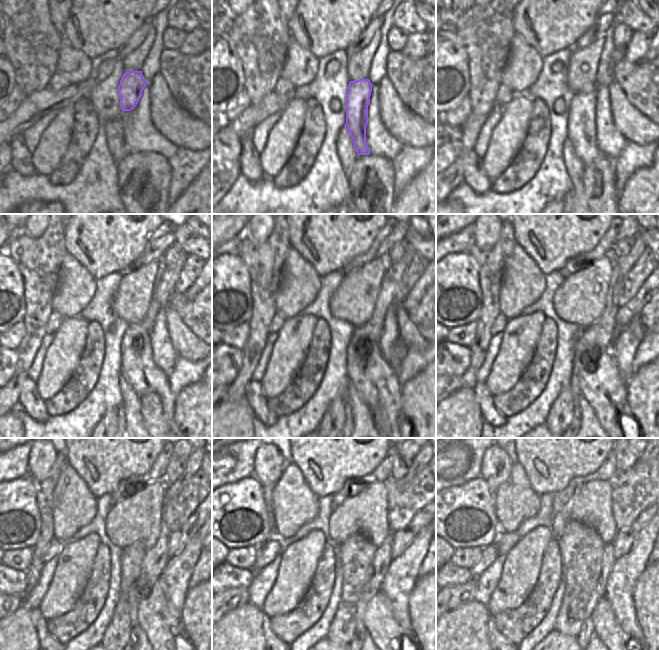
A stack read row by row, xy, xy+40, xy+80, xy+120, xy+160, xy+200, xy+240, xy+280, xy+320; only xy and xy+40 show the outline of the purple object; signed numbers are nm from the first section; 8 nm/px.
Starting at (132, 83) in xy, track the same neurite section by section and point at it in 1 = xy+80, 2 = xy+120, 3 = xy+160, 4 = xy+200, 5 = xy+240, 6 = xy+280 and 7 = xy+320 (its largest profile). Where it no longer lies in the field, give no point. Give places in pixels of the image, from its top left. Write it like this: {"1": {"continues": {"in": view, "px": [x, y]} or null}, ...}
{"1": {"continues": {"in": "xy+80", "px": [582, 119]}}, "2": {"continues": {"in": "xy+120", "px": [144, 376]}}, "3": {"continues": {"in": "xy+160", "px": [376, 381]}}, "4": {"continues": {"in": "xy+200", "px": [594, 374]}}, "5": {"continues": {"in": "xy+240", "px": [163, 630]}}, "6": {"continues": {"in": "xy+280", "px": [387, 635]}}, "7": {"continues": {"in": "xy+320", "px": [608, 630]}}}

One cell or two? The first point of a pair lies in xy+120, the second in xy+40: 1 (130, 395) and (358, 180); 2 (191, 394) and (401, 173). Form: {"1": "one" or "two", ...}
{"1": "two", "2": "two"}

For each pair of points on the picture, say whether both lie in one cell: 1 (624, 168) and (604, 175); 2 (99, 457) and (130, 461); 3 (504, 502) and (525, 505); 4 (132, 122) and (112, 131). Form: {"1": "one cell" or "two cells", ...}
{"1": "two cells", "2": "one cell", "3": "one cell", "4": "two cells"}

